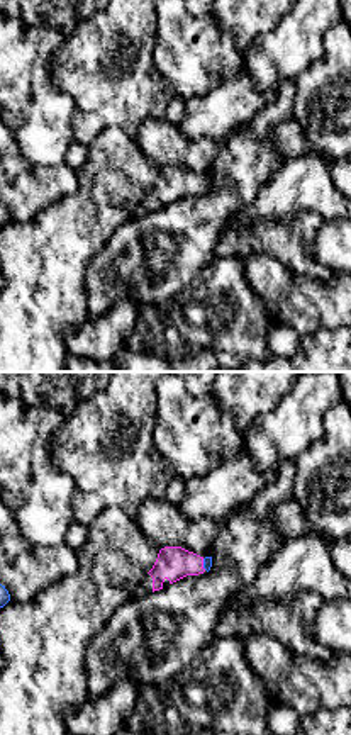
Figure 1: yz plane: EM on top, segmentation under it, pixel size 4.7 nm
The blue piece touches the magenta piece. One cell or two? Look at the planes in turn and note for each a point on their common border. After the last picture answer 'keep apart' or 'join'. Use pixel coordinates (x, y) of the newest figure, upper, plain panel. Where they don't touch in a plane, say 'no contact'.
meets blue at (204, 184)

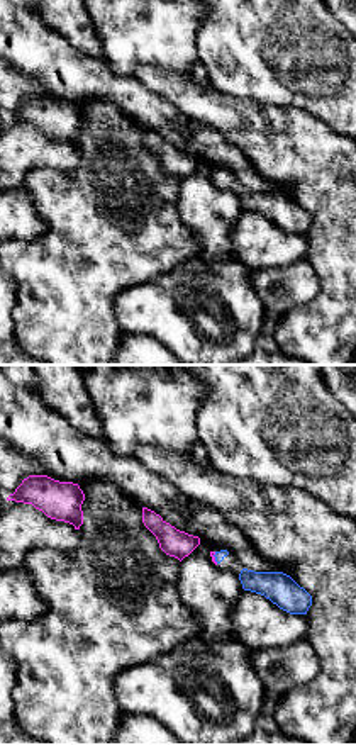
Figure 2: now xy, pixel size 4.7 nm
meets blue at (214, 175)

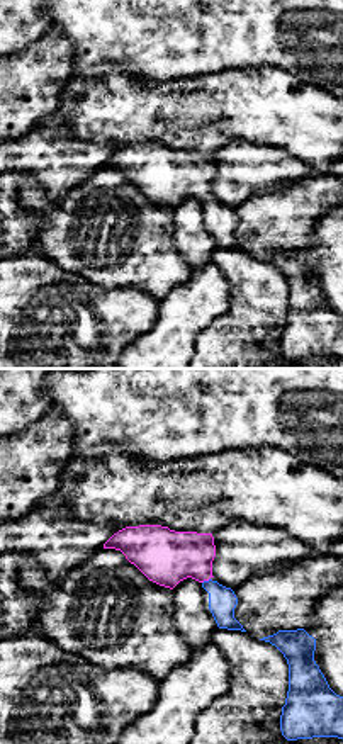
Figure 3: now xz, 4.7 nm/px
meets blue at (206, 201)

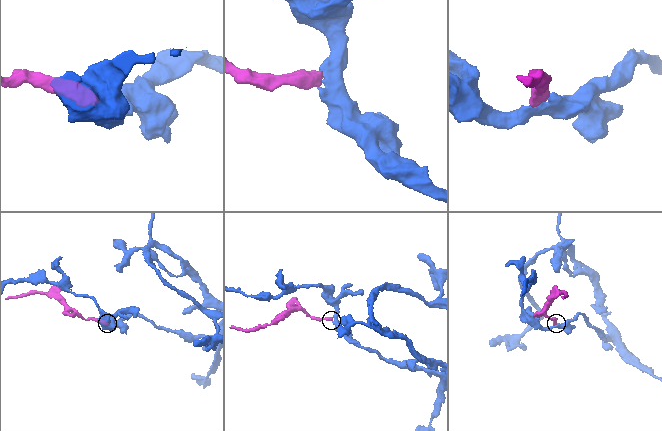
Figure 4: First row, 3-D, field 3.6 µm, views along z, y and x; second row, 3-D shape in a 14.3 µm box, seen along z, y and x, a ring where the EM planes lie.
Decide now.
join

